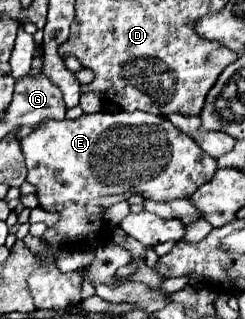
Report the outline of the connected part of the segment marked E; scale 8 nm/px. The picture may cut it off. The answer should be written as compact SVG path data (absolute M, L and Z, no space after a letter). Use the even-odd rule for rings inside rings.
M118 112L118 114L84 114L78 120L46 120L30 136L22 140L22 152L28 166L28 182L36 186L36 196L42 210L60 214L56 226L48 228L42 234L42 240L48 244L48 250L40 256L42 266L54 268L56 254L74 242L88 242L90 236L98 238L104 234L102 216L106 208L116 202L128 200L138 194L142 198L168 202L176 198L190 198L202 182L208 182L218 170L216 160L208 154L202 154L202 148L182 130L172 126L166 116L150 112Z

